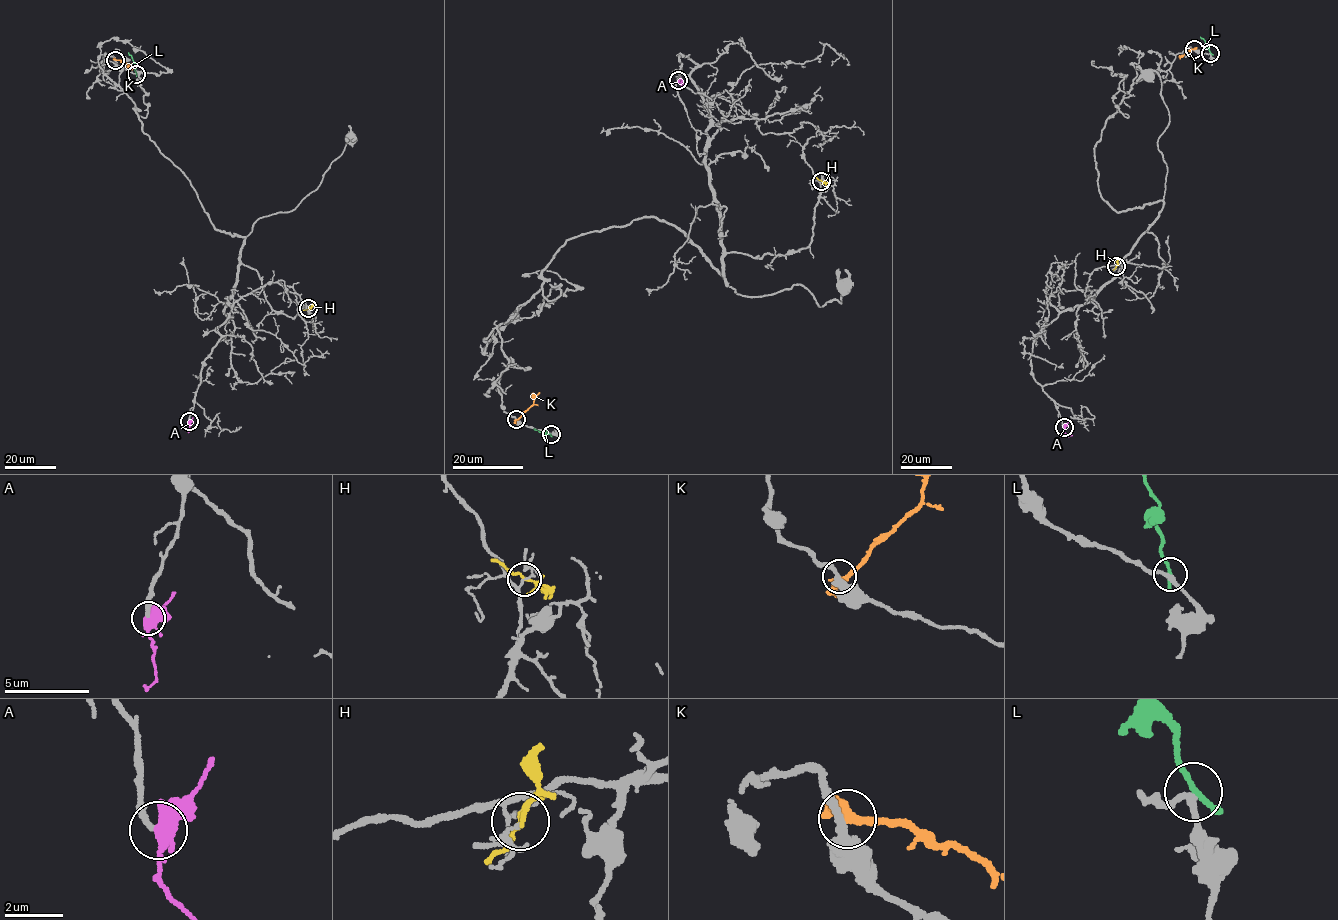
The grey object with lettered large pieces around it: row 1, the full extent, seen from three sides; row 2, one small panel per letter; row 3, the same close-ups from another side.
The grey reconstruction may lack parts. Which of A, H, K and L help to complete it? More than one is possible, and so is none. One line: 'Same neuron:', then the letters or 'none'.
Same neuron: A

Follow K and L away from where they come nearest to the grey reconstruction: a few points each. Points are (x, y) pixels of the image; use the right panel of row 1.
K: (1194, 49), (1180, 59)
L: (1210, 53), (1200, 36)

